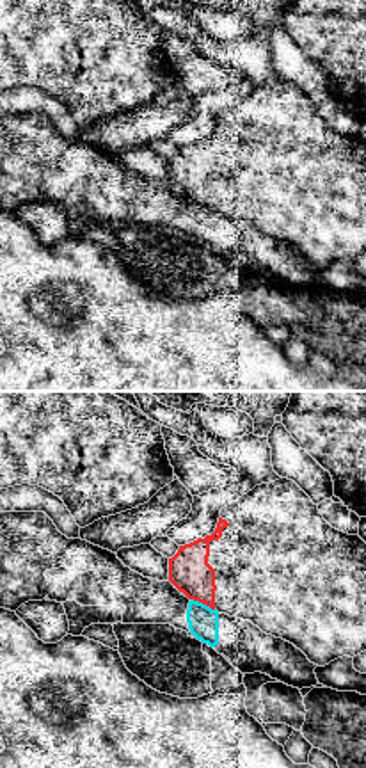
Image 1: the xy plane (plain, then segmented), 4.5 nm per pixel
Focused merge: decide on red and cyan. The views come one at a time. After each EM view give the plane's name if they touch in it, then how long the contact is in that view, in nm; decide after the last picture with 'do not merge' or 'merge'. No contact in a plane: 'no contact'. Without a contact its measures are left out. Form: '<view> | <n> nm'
xy | 130 nm

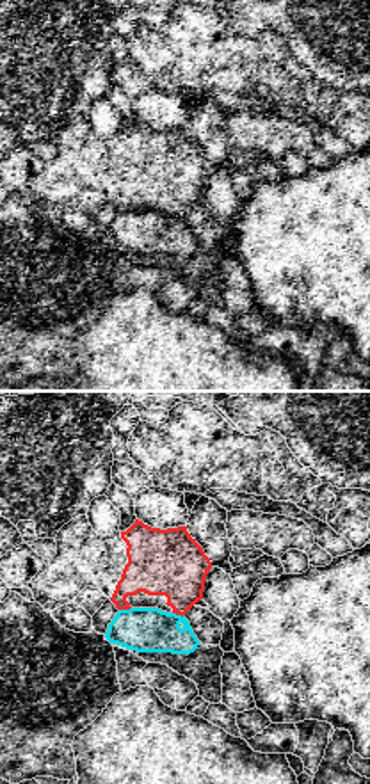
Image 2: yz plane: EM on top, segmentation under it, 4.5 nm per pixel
yz | 60 nm

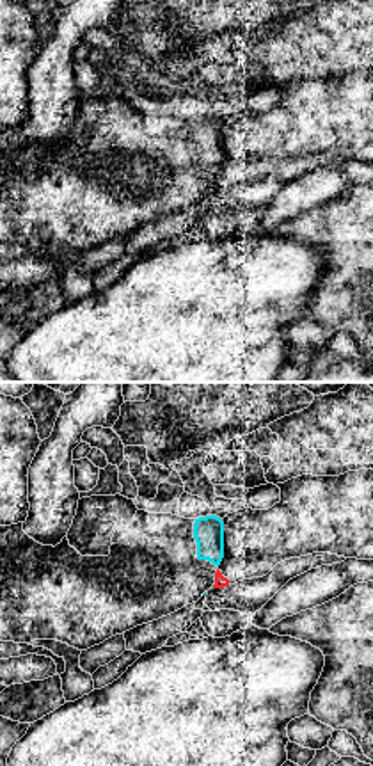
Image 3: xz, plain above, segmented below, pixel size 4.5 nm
no contact

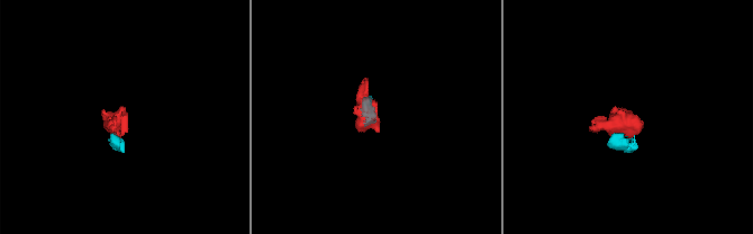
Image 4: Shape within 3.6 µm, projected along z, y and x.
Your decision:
do not merge

